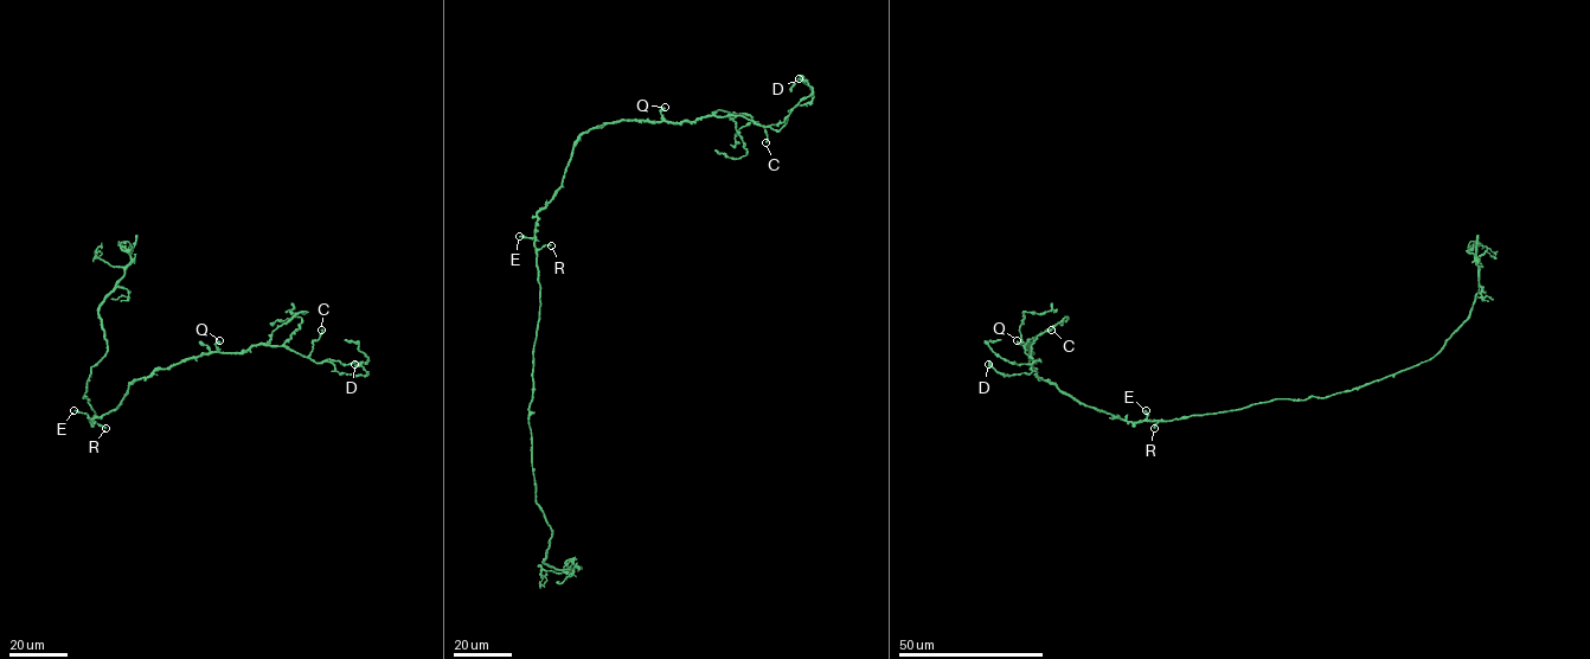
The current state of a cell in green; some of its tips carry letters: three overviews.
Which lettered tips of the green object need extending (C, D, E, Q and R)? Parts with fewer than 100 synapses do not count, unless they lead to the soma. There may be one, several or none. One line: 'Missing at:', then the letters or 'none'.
Missing at: none

